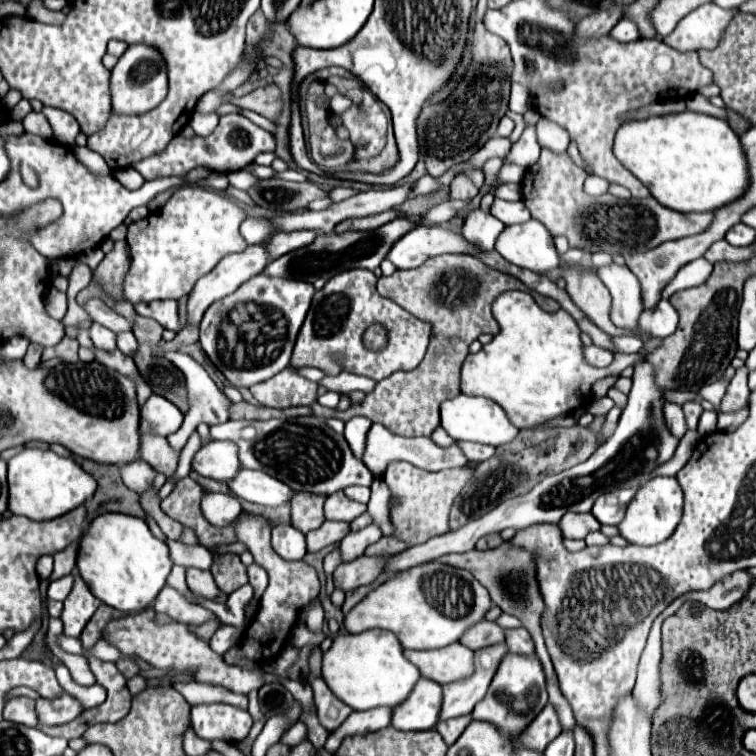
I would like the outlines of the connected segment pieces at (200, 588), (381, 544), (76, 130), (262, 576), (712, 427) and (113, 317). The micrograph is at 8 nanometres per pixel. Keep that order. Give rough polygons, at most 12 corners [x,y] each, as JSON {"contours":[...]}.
{"contours":[[[189,567],[187,585],[205,599],[227,601],[211,571]],[[381,537],[365,555],[395,555],[407,547],[393,537]],[[55,107],[41,113],[57,141],[75,143],[80,127],[73,115]],[[253,563],[247,567],[249,583],[255,599],[267,587],[267,571]],[[704,410],[699,419],[699,435],[717,431],[717,413]],[[93,297],[81,305],[103,327],[119,333],[131,323]]]}

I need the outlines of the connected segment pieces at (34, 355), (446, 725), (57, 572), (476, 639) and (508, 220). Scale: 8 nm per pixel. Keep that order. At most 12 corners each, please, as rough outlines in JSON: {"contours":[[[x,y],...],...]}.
{"contours":[[[29,345],[23,359],[27,369],[35,369],[41,361],[41,347]],[[471,715],[439,721],[435,729],[447,745],[457,737],[471,723]],[[79,541],[53,555],[54,581],[71,573],[76,566]],[[487,619],[461,643],[473,651],[505,641],[505,629]],[[495,199],[491,215],[505,225],[531,219],[523,201]]]}

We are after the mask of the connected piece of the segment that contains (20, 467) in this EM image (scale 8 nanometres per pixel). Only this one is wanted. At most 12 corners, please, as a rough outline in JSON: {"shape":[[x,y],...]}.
{"shape":[[25,447],[9,511],[47,521],[83,505],[95,479],[73,457]]}

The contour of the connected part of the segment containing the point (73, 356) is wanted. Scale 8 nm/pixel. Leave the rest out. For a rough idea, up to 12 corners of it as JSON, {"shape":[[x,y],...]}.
{"shape":[[63,337],[43,351],[43,361],[59,357],[77,363],[79,343]]}

